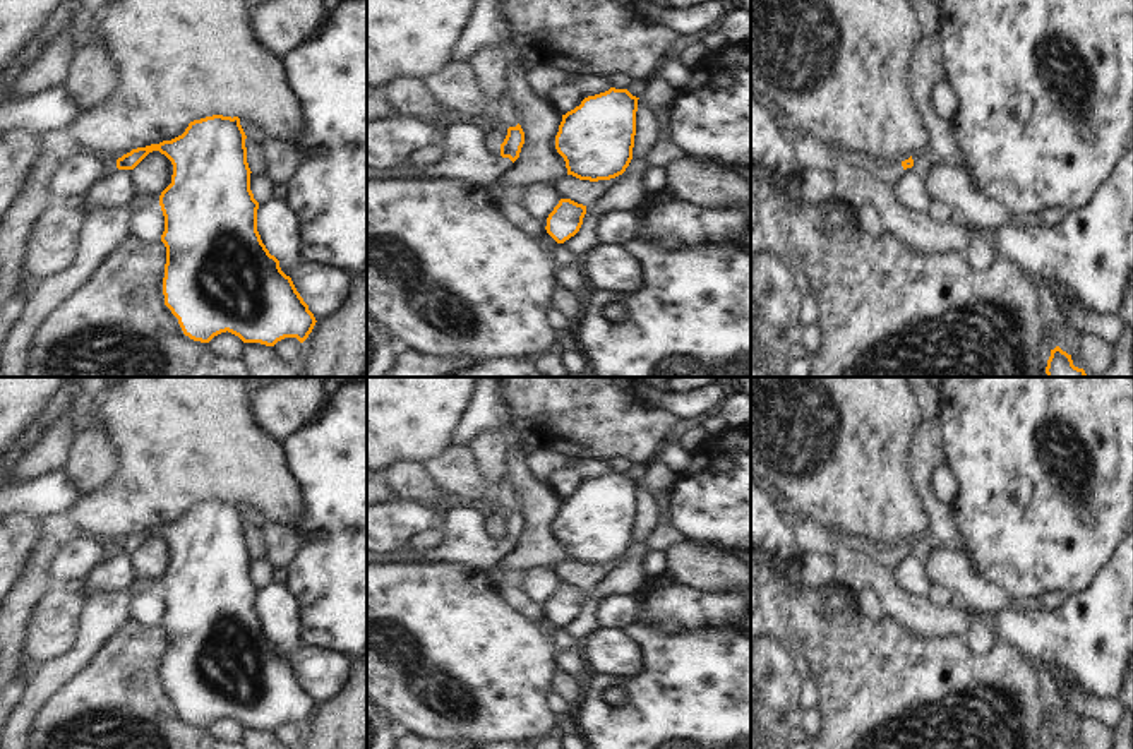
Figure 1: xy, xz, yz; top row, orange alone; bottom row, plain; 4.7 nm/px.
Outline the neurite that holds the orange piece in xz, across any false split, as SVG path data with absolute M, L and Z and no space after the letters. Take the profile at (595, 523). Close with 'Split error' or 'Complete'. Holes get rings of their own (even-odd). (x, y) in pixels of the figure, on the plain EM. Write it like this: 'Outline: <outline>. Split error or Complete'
Outline: M610 471L588 480L579 490L562 499L555 533L564 542L567 559L579 564L610 564L626 555L632 543L638 483L627 473Z. Complete.

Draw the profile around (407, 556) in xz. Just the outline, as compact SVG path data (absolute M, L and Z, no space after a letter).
M410 548L405 552L375 554L367 550L367 564L391 564L391 562L411 562L413 554Z

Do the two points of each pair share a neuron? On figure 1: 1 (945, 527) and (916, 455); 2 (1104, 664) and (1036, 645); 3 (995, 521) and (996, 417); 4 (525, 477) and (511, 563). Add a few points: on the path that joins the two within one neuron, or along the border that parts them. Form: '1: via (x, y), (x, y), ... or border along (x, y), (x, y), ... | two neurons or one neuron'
1: via (936, 509), (924, 492), (919, 472) | one neuron
2: via (1087, 648), (1053, 645) | one neuron
3: via (998, 496), (998, 443) | one neuron
4: via (533, 497), (532, 542) | one neuron

